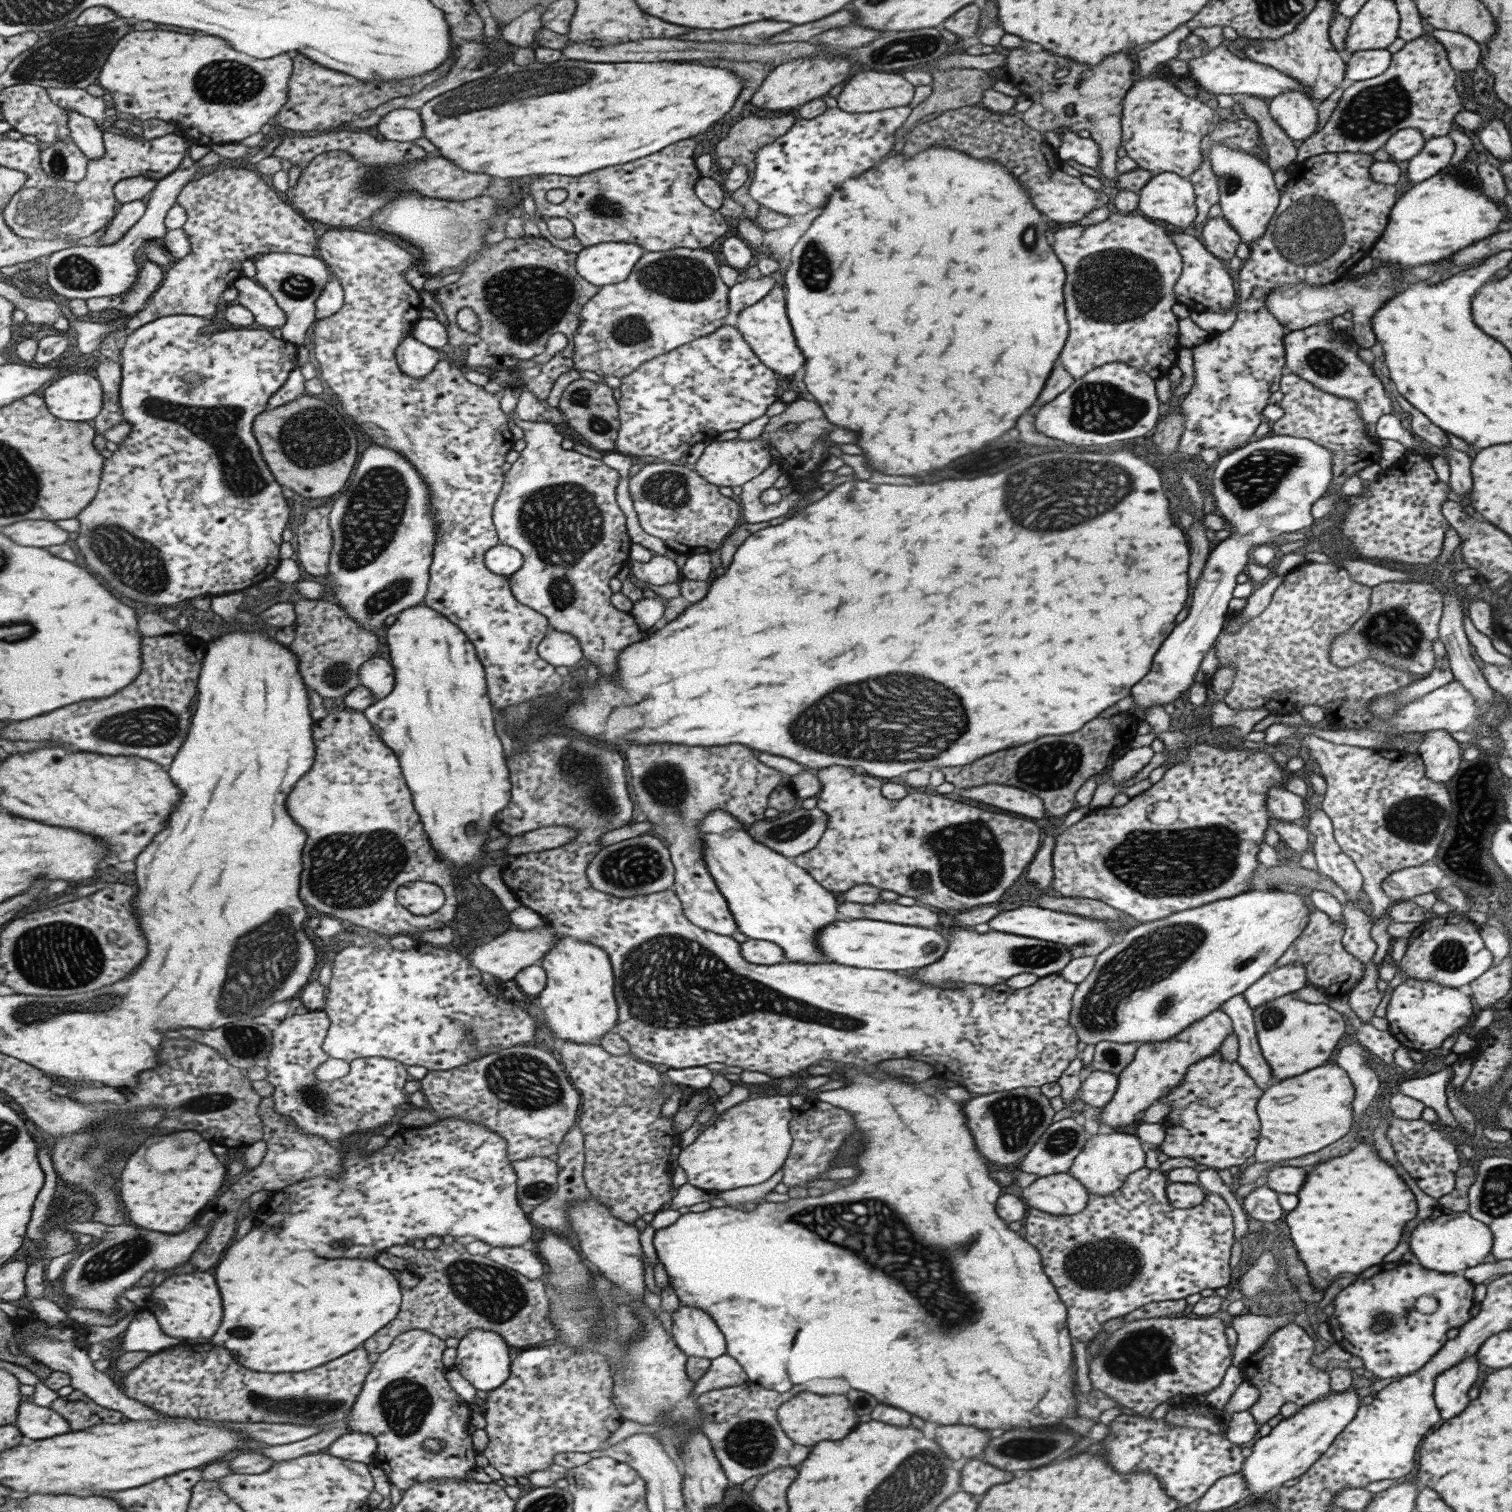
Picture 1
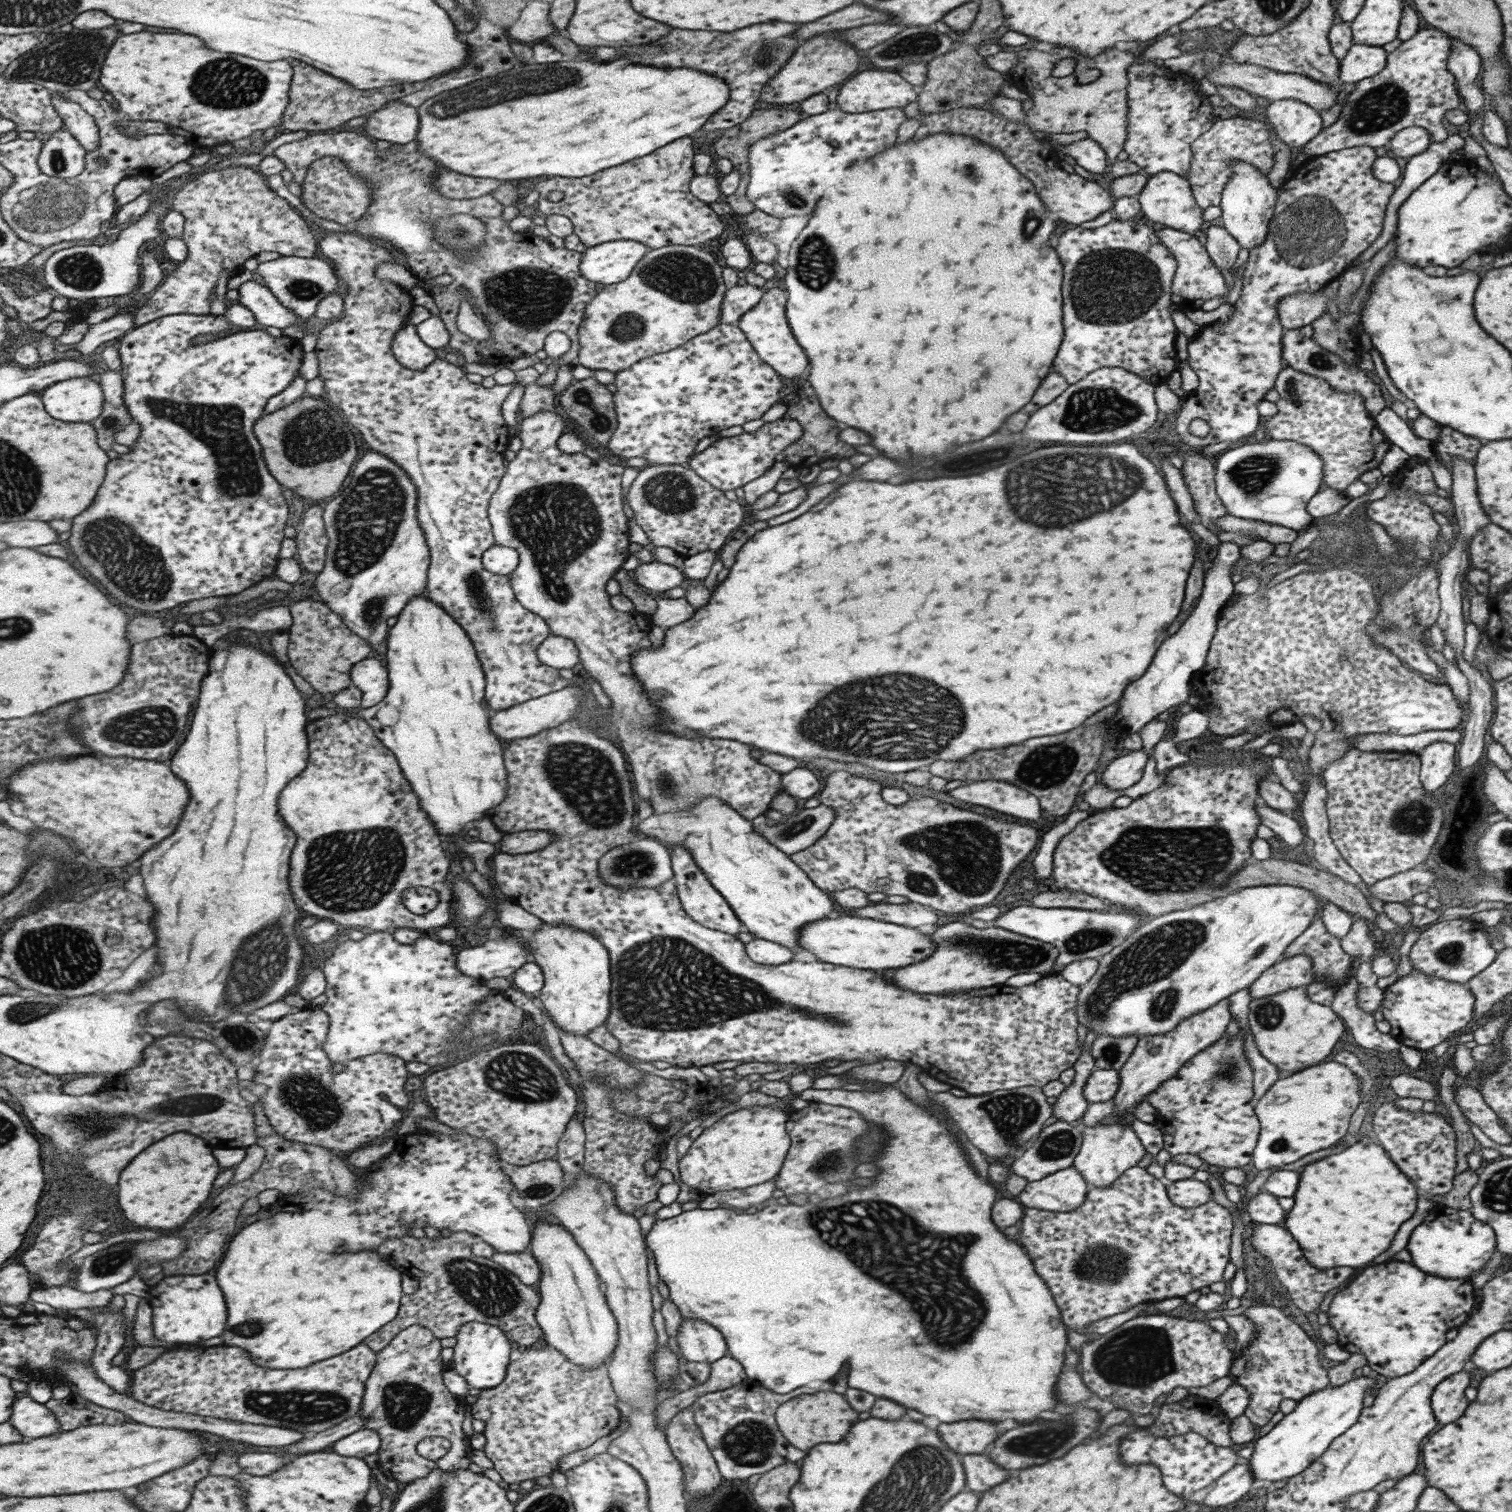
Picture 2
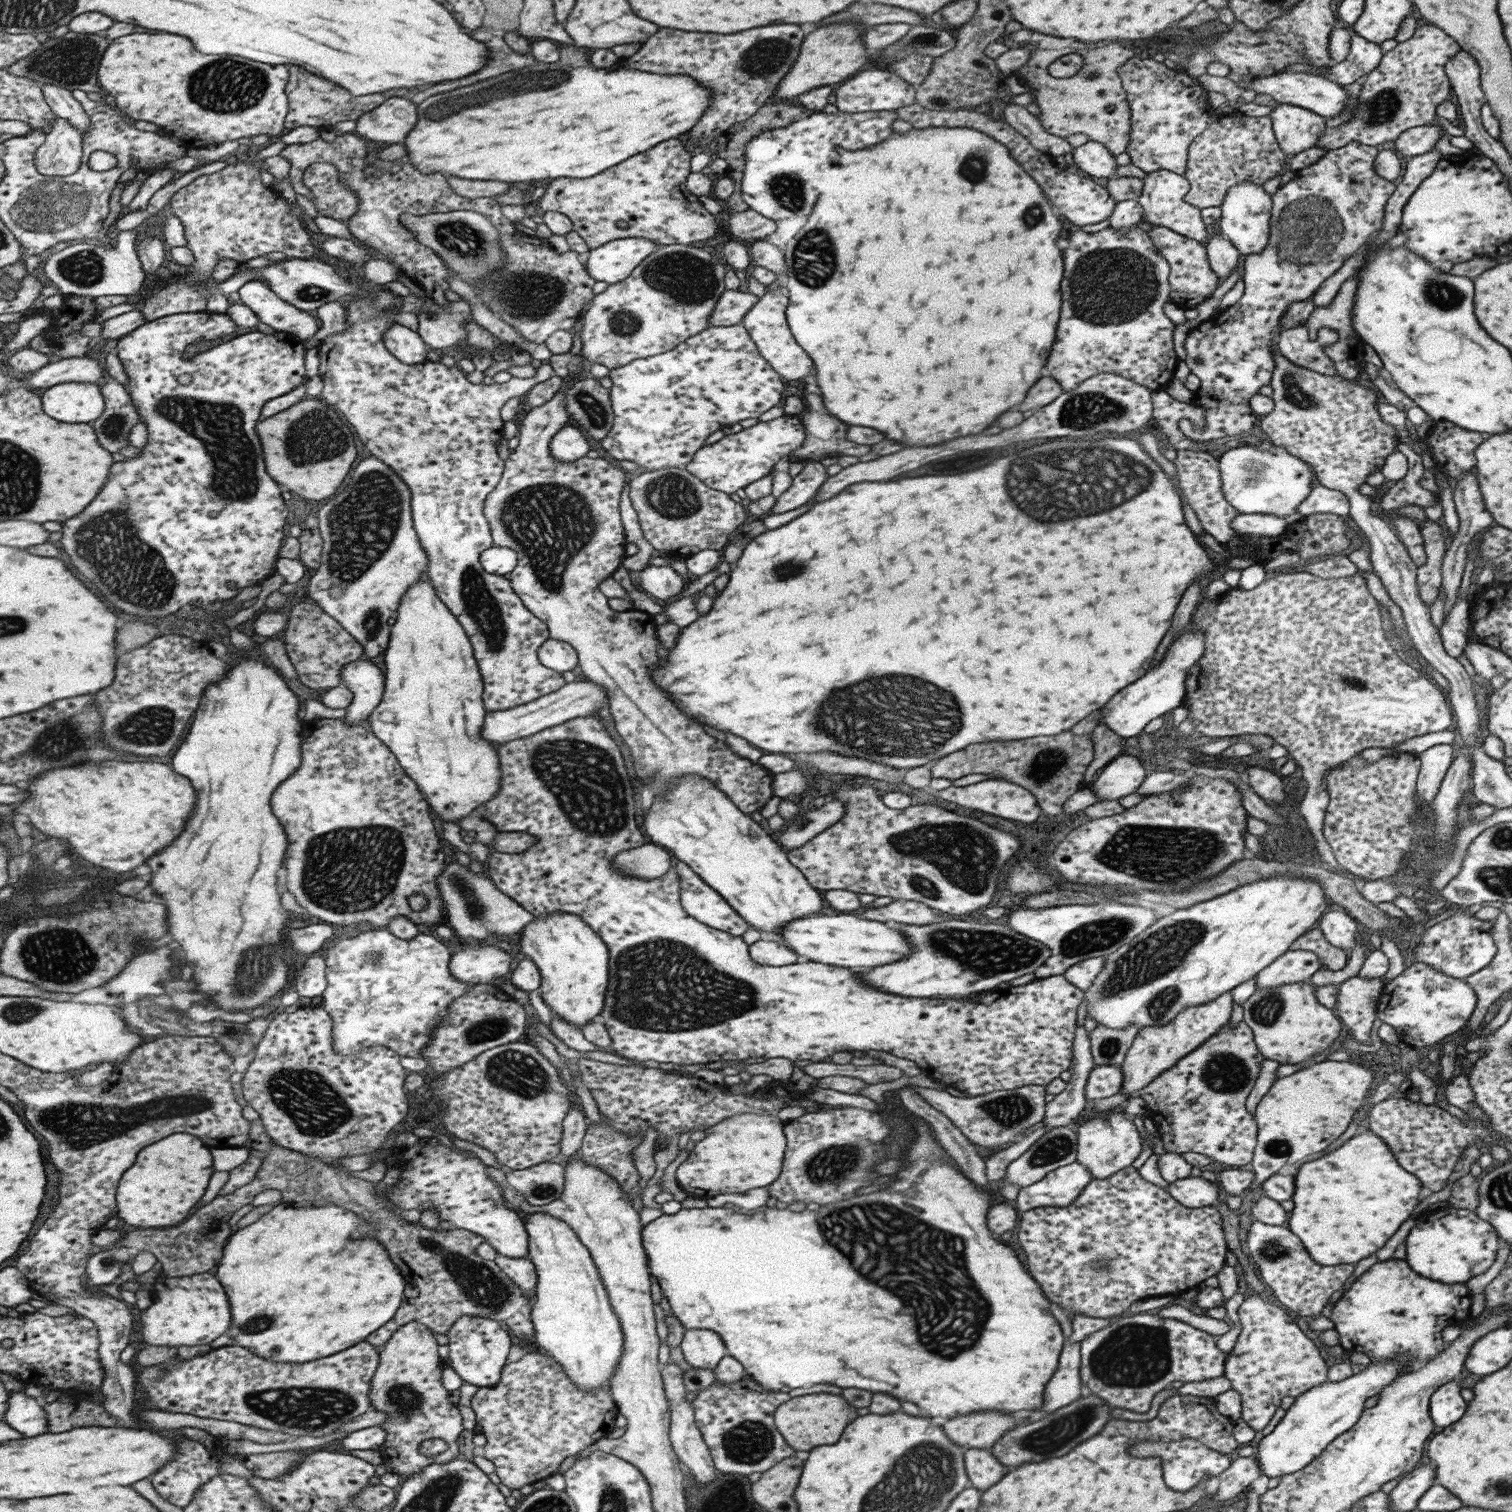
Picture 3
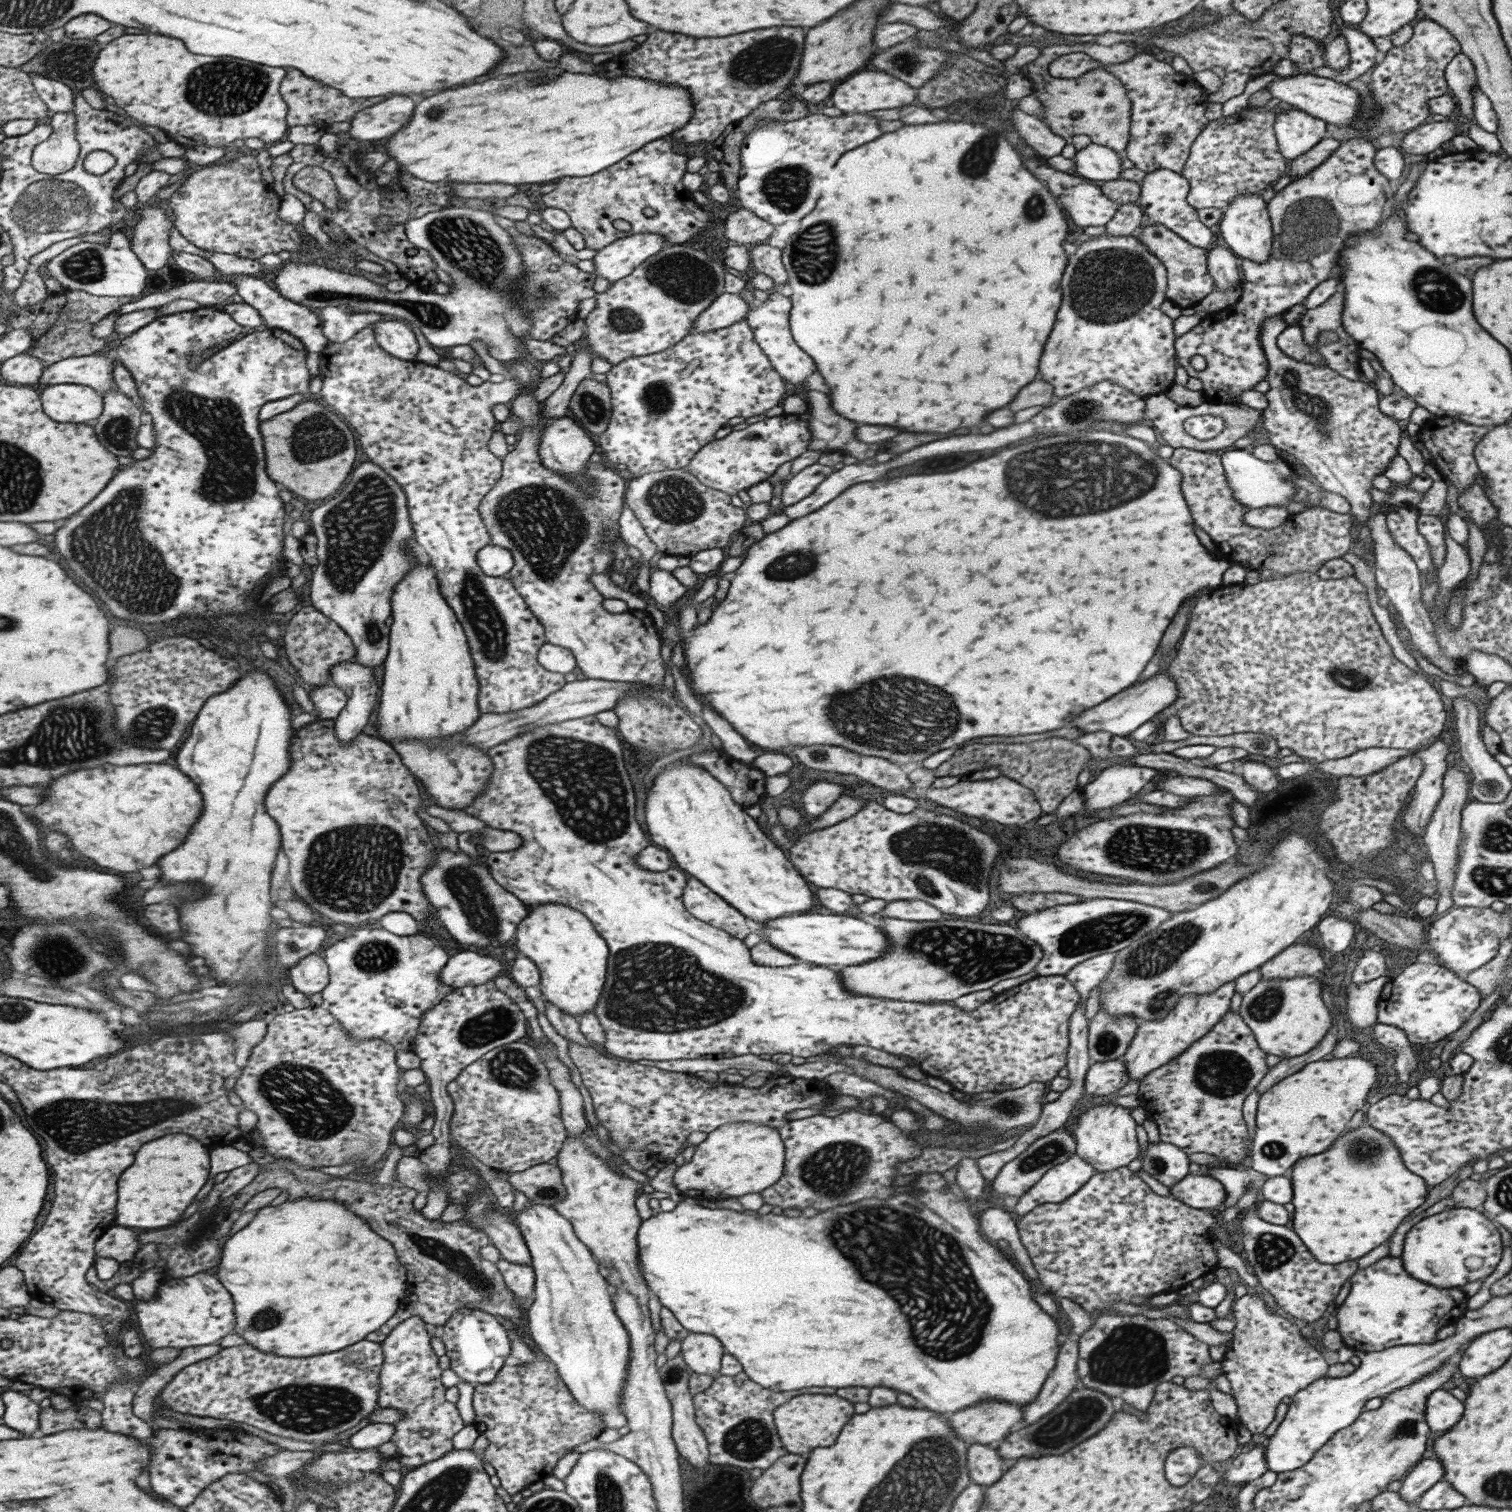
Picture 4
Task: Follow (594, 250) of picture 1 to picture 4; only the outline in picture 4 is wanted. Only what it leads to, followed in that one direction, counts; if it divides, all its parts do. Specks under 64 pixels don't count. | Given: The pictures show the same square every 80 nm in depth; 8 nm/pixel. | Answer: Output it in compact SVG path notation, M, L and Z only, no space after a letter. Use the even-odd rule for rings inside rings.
M633 234L615 240L611 244L608 244L608 246L601 248L601 250L595 252L591 261L595 266L597 276L605 278L611 284L631 274L634 268L637 268L645 260L648 260L649 257L657 254L665 246L667 246L667 243L661 236L657 236L657 234Z

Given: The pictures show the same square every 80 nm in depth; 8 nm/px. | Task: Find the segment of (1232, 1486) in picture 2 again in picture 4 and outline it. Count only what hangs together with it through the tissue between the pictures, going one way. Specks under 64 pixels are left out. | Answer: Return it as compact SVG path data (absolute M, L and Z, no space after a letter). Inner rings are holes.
M1257 1444L1245 1454L1239 1454L1230 1465L1221 1472L1225 1482L1229 1486L1235 1484L1246 1484L1255 1478L1259 1478L1263 1472L1268 1470L1265 1457L1263 1457L1265 1445Z

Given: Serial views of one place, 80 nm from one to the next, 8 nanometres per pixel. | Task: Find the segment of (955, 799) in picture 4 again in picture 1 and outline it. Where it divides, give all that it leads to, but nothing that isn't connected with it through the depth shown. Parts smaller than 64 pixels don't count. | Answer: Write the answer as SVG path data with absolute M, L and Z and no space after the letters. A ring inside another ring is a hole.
M983 784L983 786L957 789L957 792L963 798L991 804L1000 810L1019 814L1019 816L1029 820L1039 819L1045 813L1040 798L1033 796L1030 792L1011 788L1011 786L1003 786L1003 784Z

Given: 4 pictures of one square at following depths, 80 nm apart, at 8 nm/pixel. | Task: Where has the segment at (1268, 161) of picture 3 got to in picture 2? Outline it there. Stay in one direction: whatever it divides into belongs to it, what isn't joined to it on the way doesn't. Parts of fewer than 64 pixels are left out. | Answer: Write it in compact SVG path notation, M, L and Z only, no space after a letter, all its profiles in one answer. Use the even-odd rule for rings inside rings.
M1245 115L1217 118L1214 123L1200 134L1191 144L1192 159L1189 163L1185 178L1190 184L1190 191L1194 203L1201 209L1217 206L1220 203L1220 194L1225 183L1232 176L1230 168L1226 165L1230 160L1244 160L1258 168L1259 172L1267 174L1273 166L1274 150L1270 141L1268 126L1262 119L1247 119Z

